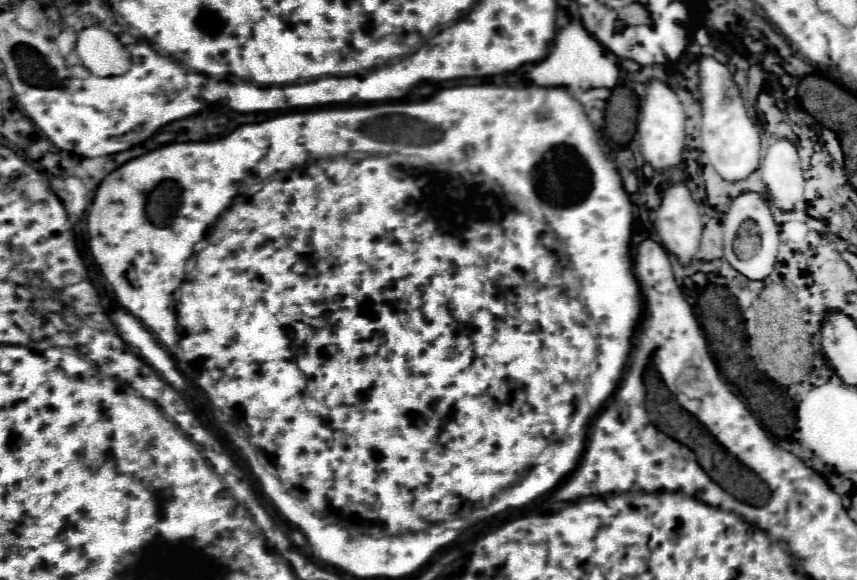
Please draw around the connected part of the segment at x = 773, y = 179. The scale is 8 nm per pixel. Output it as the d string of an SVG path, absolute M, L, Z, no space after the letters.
M776 139L758 167L766 183L768 201L780 211L796 211L804 195L804 173L796 147L786 139Z

